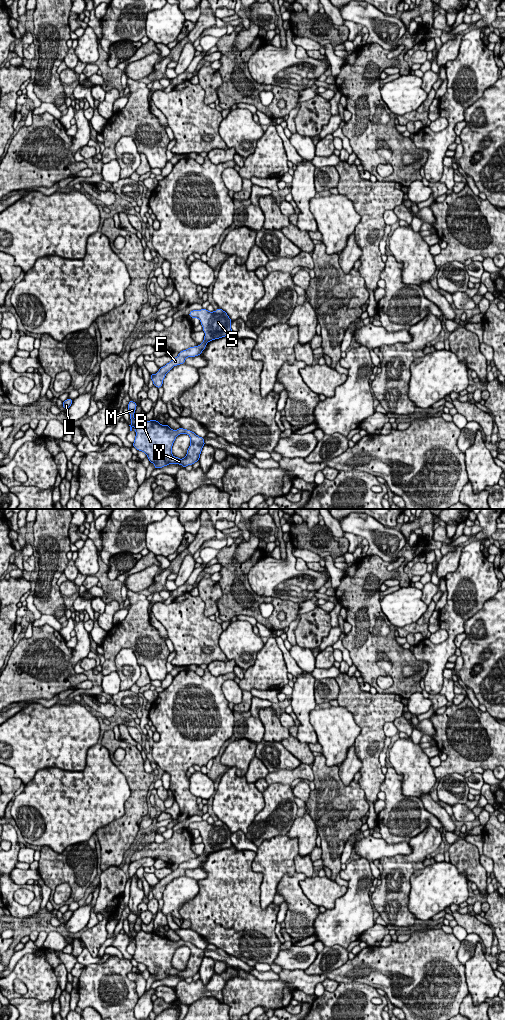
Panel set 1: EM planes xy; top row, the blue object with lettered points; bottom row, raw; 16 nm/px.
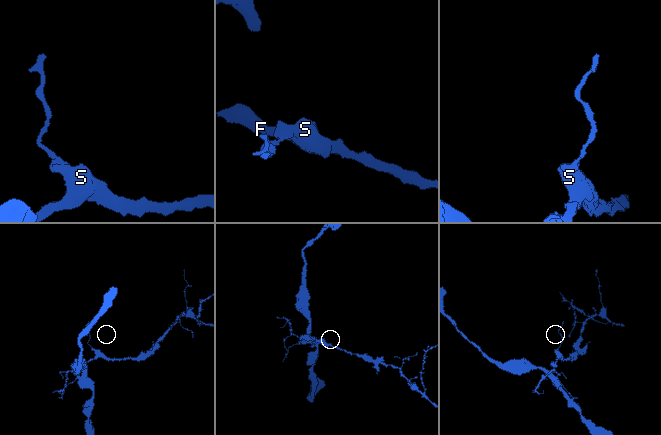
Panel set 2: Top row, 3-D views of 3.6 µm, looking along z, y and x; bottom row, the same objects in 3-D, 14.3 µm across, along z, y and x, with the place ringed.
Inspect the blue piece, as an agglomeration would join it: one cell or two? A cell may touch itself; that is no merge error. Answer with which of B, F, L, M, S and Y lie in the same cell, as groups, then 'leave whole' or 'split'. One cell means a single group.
B Y / F L M S; split

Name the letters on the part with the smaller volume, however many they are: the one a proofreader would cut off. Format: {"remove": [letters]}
{"remove": ["F", "L", "M", "S"]}

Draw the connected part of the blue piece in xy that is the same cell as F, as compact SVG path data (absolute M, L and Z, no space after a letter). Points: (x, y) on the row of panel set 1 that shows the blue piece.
M218 308L216 311L209 312L207 309L193 310L189 312L192 318L198 318L203 326L205 333L203 342L194 347L179 352L178 356L172 359L165 366L161 367L156 374L150 374L154 386L162 387L166 374L174 367L185 363L187 357L199 356L205 349L208 342L225 336L230 336L233 332L231 329L231 319L225 311Z

